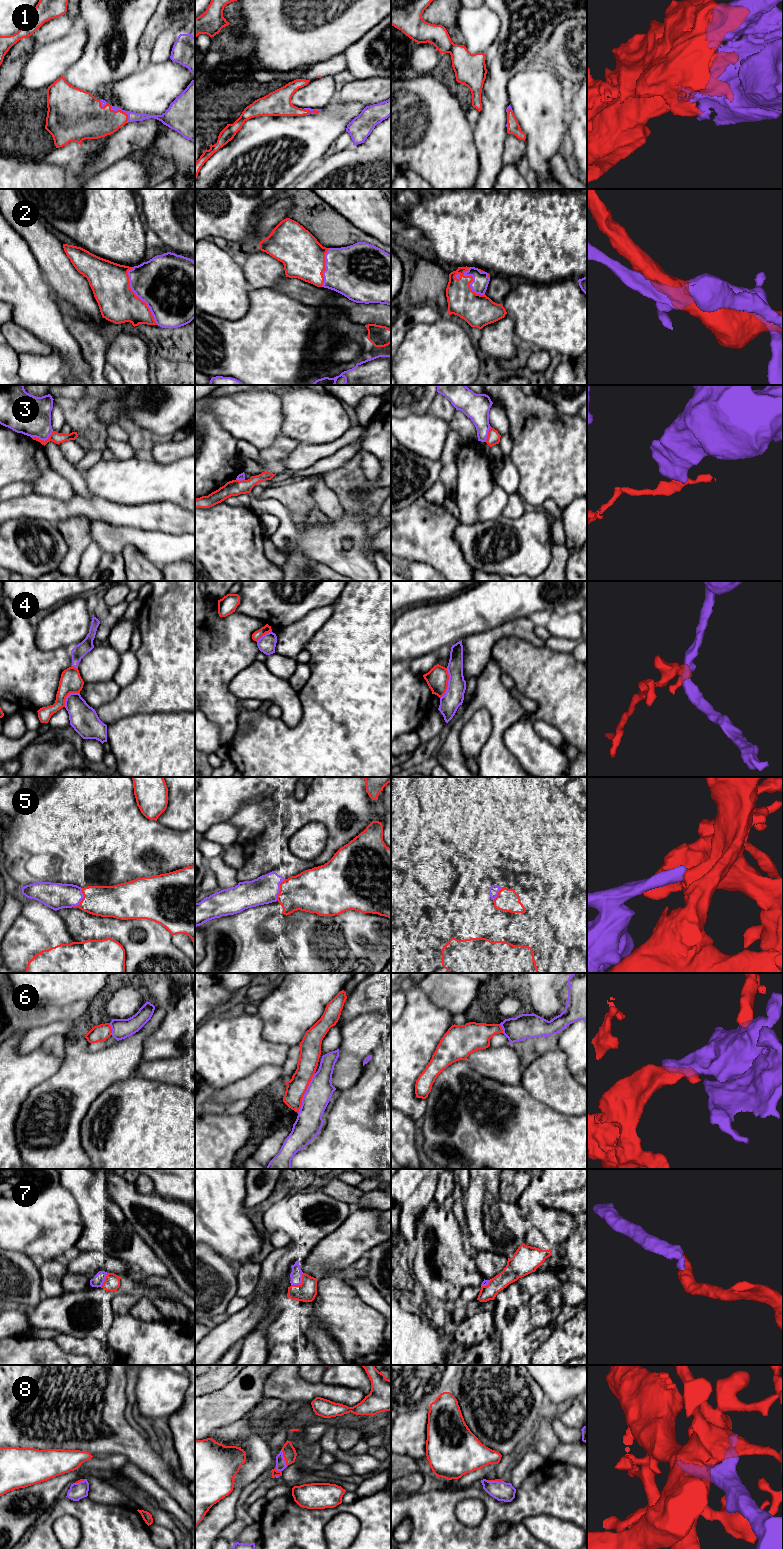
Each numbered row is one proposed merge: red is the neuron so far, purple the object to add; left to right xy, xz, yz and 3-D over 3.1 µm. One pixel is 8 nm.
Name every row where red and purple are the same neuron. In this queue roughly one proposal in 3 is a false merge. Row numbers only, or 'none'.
1, 2, 5, 7, 8

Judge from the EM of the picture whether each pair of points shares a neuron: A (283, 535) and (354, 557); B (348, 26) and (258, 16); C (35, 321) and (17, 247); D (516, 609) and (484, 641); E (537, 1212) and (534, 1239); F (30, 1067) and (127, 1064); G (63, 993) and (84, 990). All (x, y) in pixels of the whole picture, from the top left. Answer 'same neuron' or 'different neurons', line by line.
A: same neuron
B: same neuron
C: same neuron
D: different neurons
E: different neurons
F: different neurons
G: same neuron

